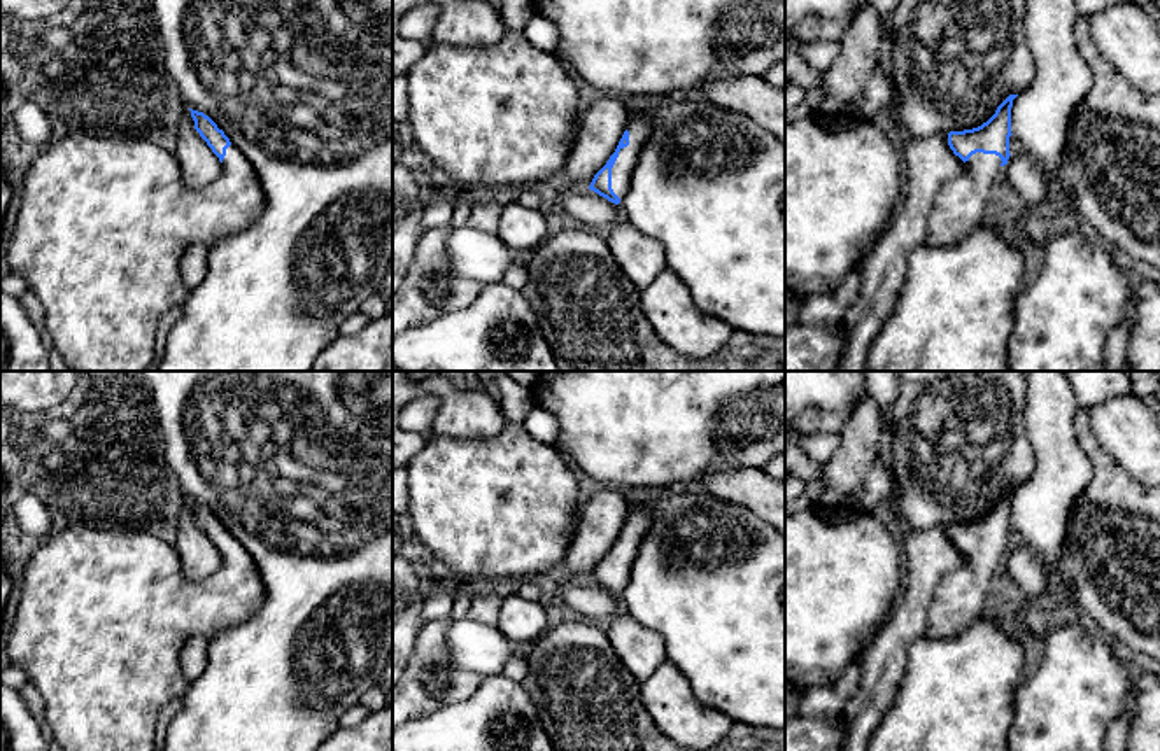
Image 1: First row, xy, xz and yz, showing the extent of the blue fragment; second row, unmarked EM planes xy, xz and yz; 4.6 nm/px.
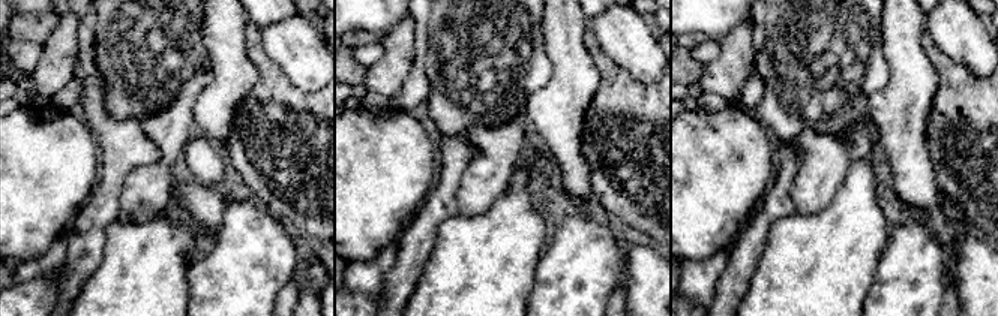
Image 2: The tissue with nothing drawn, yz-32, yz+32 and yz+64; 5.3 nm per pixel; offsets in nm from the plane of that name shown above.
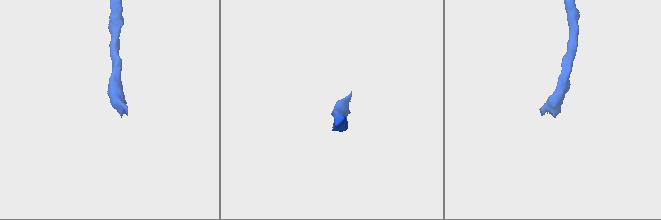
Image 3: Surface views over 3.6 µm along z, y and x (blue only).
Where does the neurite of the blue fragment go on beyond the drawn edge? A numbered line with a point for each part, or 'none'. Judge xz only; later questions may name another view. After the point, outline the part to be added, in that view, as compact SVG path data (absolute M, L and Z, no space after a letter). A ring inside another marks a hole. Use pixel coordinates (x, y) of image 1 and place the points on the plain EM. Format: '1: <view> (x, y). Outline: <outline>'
1: xz (640, 519). Outline: M636 508L627 516L629 537L620 541L619 550L612 560L612 581L620 592L627 586L631 579L633 562L643 537L650 530L652 522L652 511L647 508Z

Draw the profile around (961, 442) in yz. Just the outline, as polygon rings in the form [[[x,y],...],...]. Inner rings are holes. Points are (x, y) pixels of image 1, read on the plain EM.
[[[895,371],[892,471],[901,490],[901,513],[916,530],[973,522],[987,515],[1009,488],[1036,471],[1025,425],[1027,371]]]

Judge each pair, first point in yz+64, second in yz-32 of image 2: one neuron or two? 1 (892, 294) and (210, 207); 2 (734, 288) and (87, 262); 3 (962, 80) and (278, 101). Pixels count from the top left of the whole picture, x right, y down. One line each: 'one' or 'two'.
1: two
2: one
3: one

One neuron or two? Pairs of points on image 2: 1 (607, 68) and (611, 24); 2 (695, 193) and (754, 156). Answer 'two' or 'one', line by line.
1: two
2: one

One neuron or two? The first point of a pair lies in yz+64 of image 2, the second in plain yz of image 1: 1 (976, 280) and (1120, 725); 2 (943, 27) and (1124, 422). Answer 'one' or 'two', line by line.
1: two
2: one

